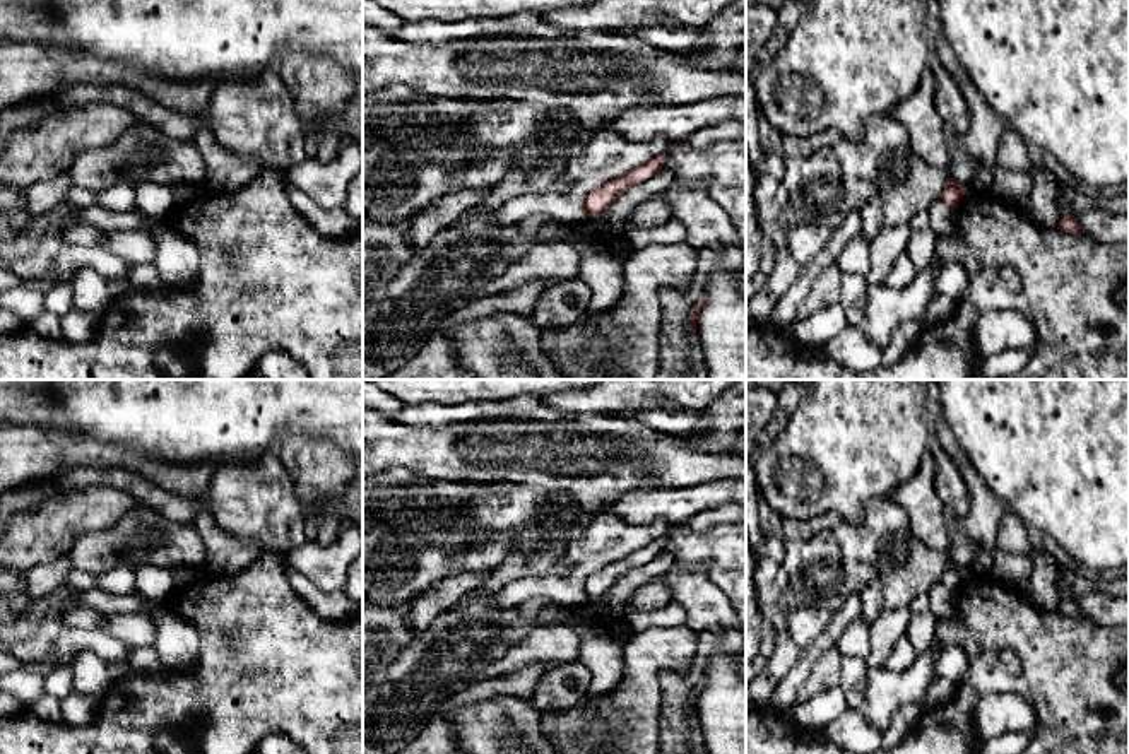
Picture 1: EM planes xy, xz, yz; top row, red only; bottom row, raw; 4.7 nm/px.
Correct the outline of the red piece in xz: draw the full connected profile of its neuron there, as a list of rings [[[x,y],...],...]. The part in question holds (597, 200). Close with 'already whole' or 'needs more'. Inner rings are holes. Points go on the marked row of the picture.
[[[665,152],[655,159],[628,171],[626,174],[592,190],[583,202],[583,212],[588,217],[599,217],[626,188],[643,183],[657,174],[665,164]]]; already whole

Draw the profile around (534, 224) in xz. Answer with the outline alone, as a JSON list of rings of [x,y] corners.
[[[542,214],[530,215],[518,222],[523,234],[537,236],[546,226],[549,226],[553,219]]]

